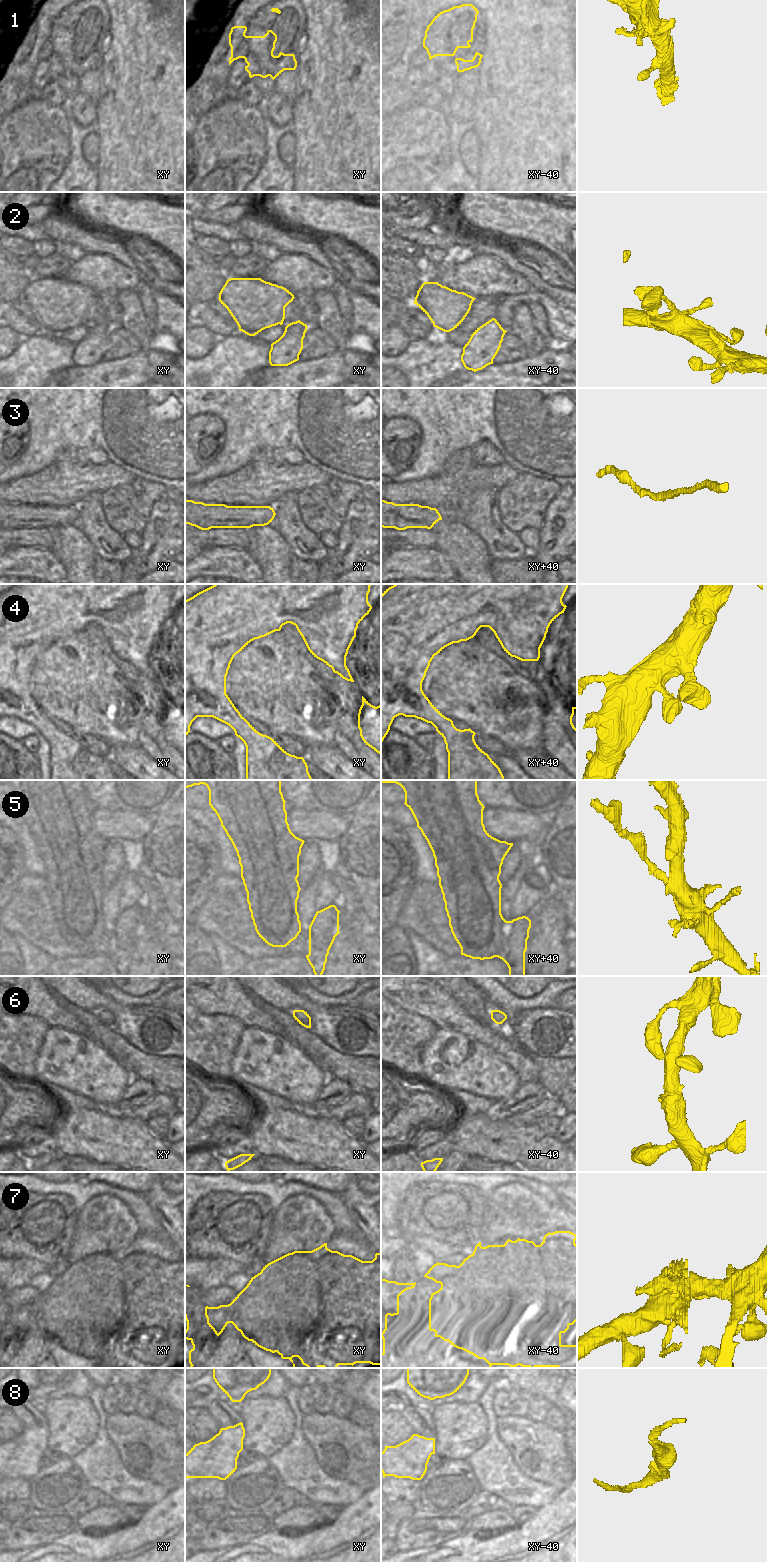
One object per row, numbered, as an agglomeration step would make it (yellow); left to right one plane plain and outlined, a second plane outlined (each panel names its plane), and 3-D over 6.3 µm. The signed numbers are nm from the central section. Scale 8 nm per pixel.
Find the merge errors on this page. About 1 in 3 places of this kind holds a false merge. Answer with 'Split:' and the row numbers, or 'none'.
Split: 5, 7

